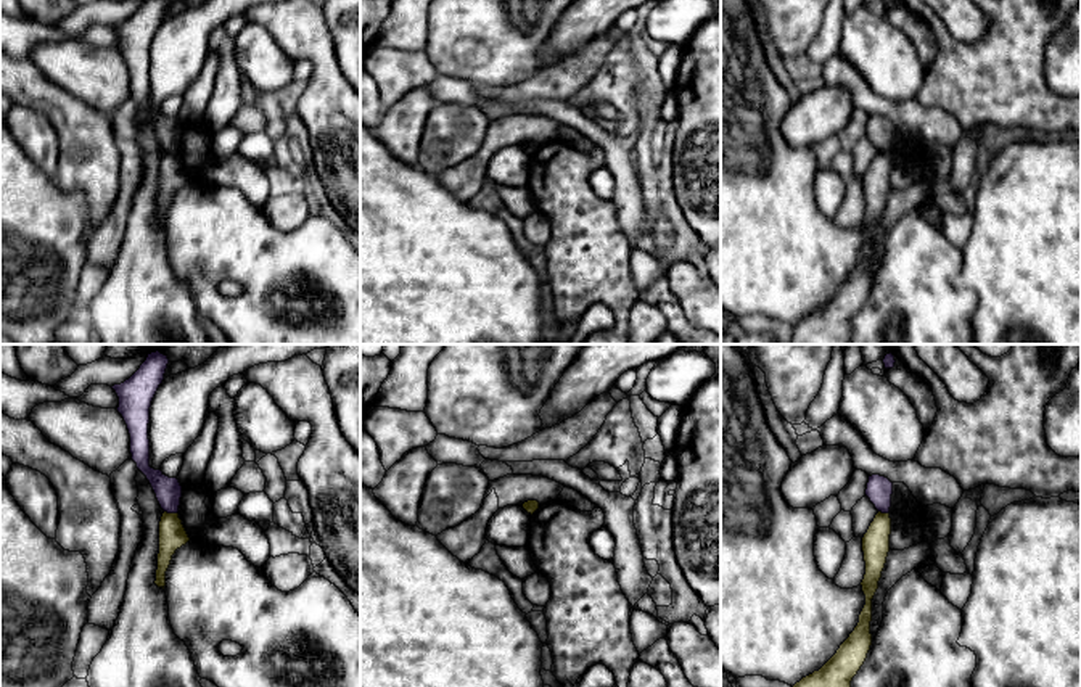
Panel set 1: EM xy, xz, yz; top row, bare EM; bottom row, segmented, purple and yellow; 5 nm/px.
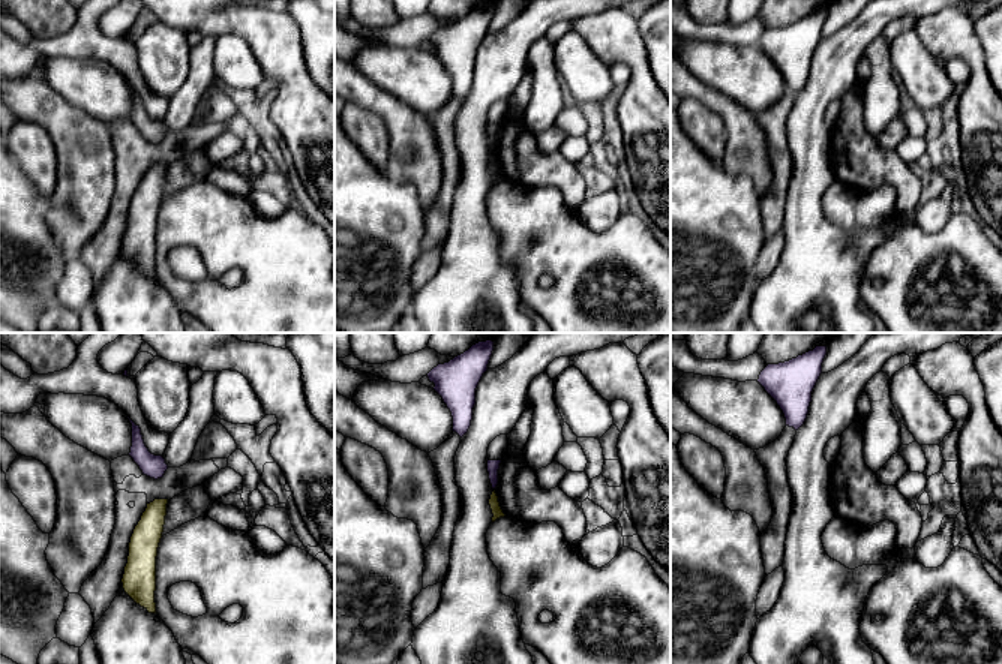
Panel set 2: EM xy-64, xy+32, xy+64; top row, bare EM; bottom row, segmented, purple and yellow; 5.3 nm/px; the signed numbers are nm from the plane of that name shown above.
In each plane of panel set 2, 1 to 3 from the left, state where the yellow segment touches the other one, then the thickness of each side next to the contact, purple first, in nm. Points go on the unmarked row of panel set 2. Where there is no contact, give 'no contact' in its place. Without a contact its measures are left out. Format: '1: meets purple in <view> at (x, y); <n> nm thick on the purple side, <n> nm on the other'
1: no contact
2: no contact
3: no contact

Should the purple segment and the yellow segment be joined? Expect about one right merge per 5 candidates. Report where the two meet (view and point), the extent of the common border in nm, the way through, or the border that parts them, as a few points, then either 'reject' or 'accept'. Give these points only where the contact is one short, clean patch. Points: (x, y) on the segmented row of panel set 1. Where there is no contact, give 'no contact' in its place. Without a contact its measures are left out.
contact xy (171, 512); length 70 nm; border xy (164, 510), (176, 514); reject

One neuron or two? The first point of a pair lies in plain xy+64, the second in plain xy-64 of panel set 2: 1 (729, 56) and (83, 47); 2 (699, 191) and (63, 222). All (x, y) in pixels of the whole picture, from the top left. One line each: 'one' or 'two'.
1: two
2: two

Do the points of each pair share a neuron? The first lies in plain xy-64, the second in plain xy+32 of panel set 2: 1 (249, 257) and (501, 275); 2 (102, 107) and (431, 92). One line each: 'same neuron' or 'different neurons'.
1: different neurons
2: same neuron

